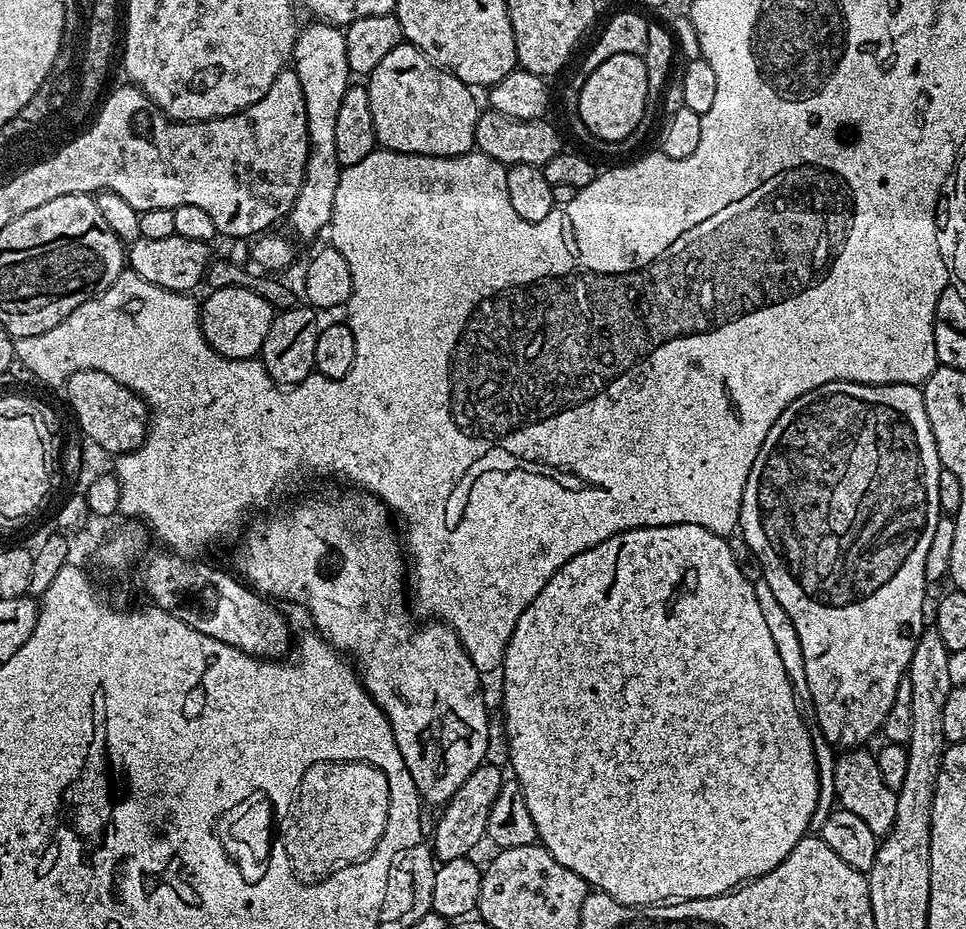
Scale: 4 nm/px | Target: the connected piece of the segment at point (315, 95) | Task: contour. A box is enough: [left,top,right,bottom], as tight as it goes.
[286,22,354,240]

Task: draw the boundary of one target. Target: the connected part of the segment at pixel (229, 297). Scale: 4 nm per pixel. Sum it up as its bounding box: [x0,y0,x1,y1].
[200,288,274,360]

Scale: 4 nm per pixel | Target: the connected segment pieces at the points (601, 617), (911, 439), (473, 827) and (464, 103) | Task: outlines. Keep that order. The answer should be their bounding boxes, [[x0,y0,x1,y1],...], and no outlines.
[[502,524,820,906],[739,380,942,750],[430,764,506,862],[366,42,482,156]]

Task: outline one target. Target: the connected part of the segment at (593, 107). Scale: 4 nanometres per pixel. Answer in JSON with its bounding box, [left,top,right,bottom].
[578,54,649,142]

